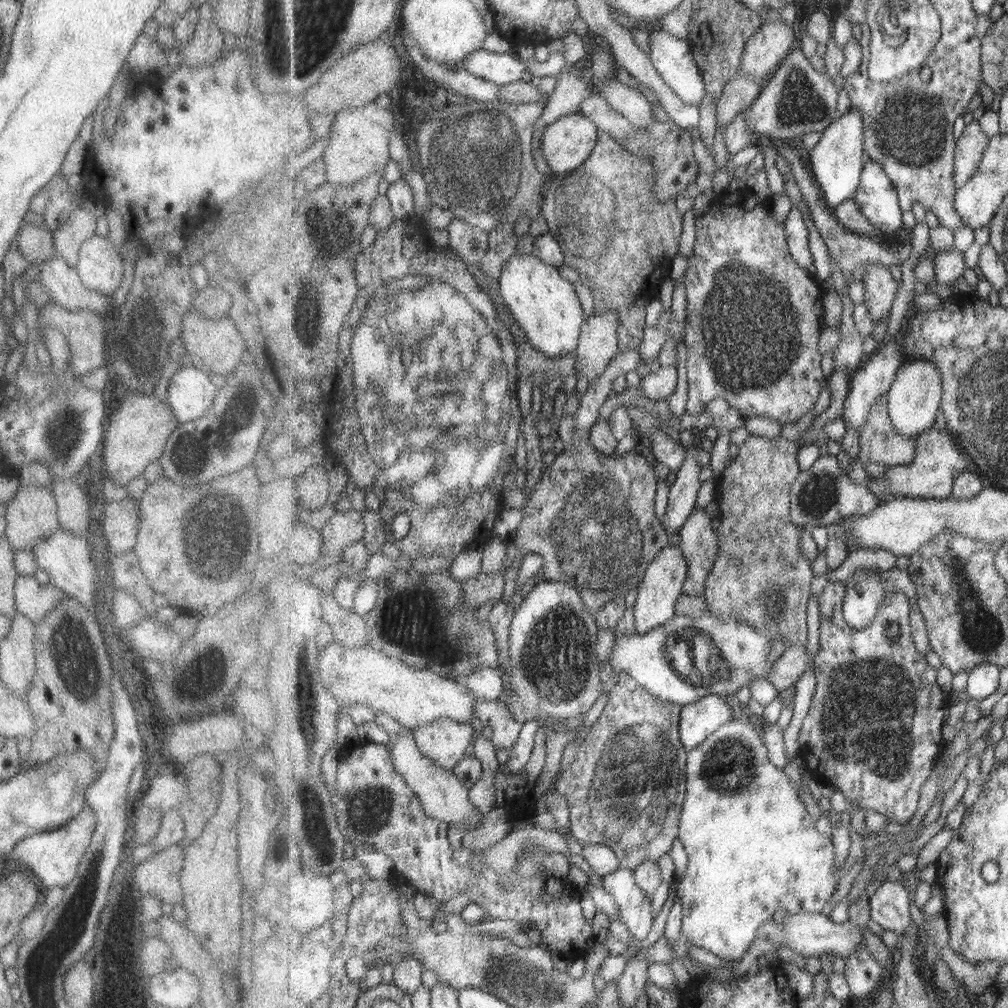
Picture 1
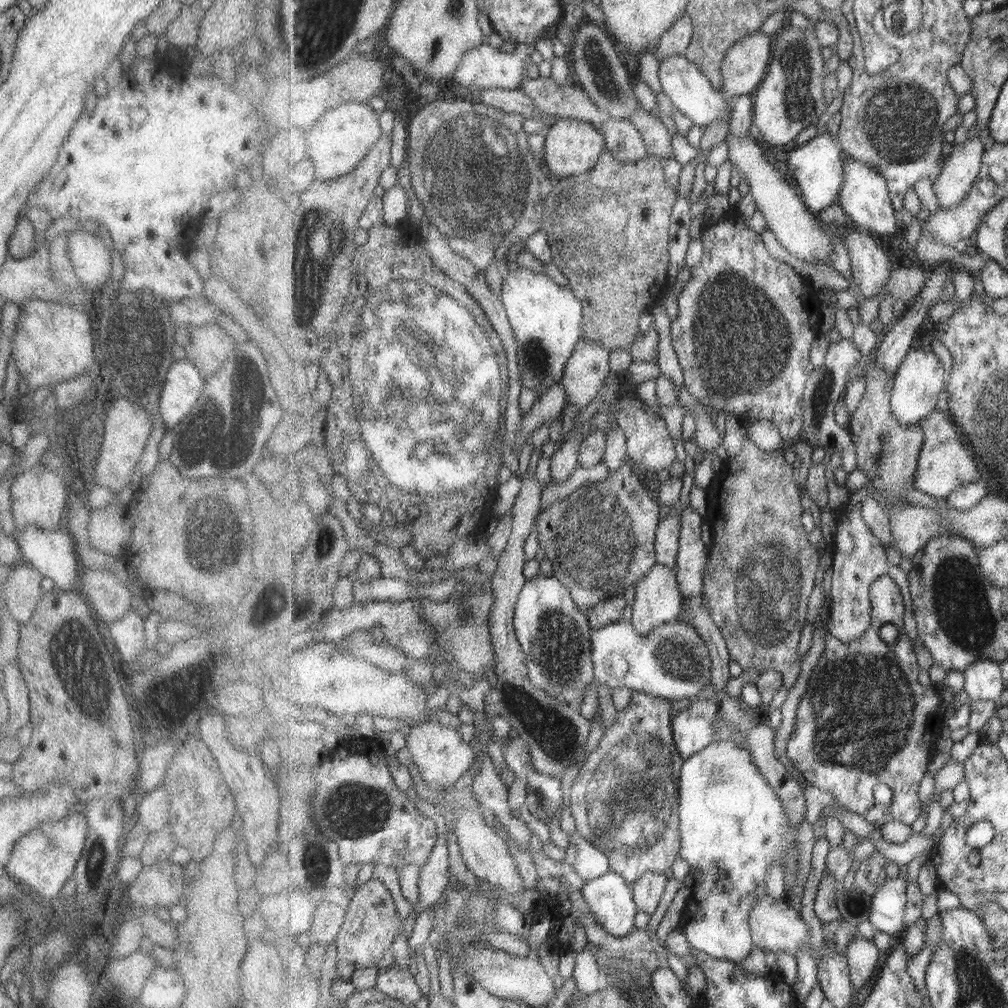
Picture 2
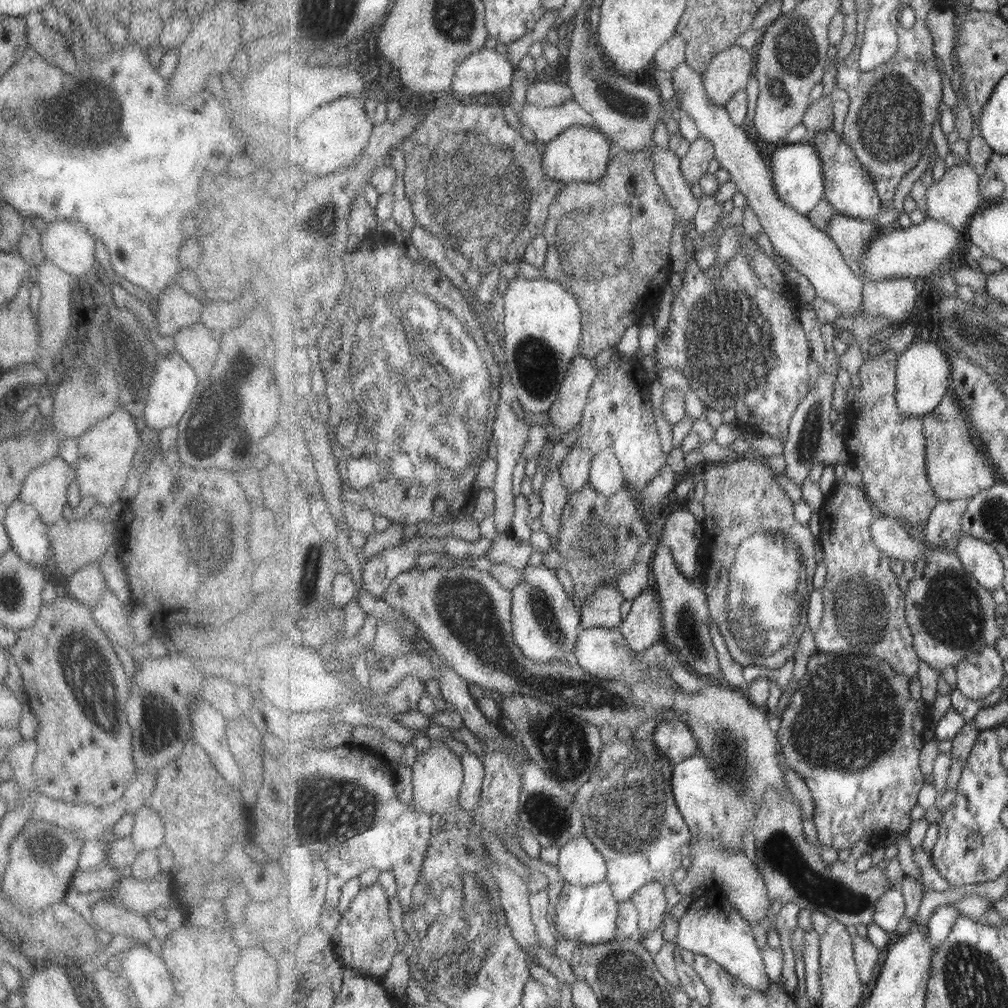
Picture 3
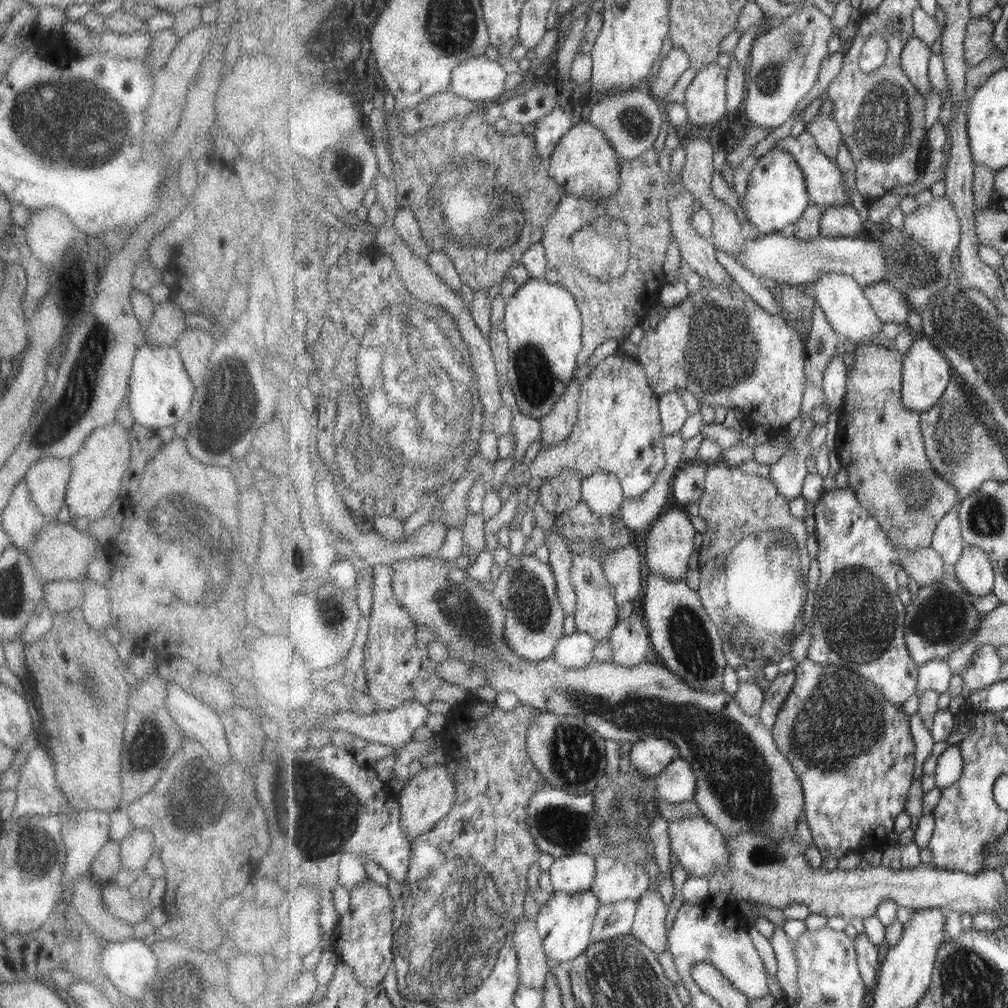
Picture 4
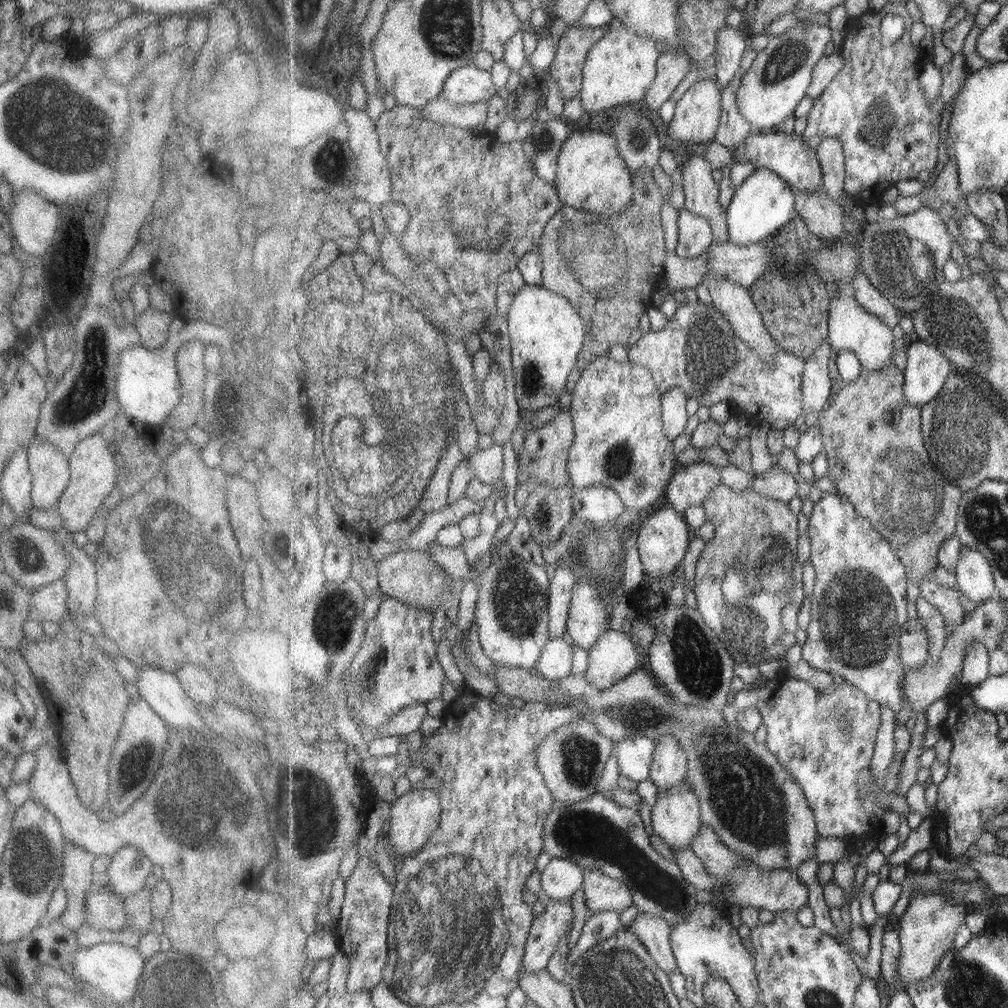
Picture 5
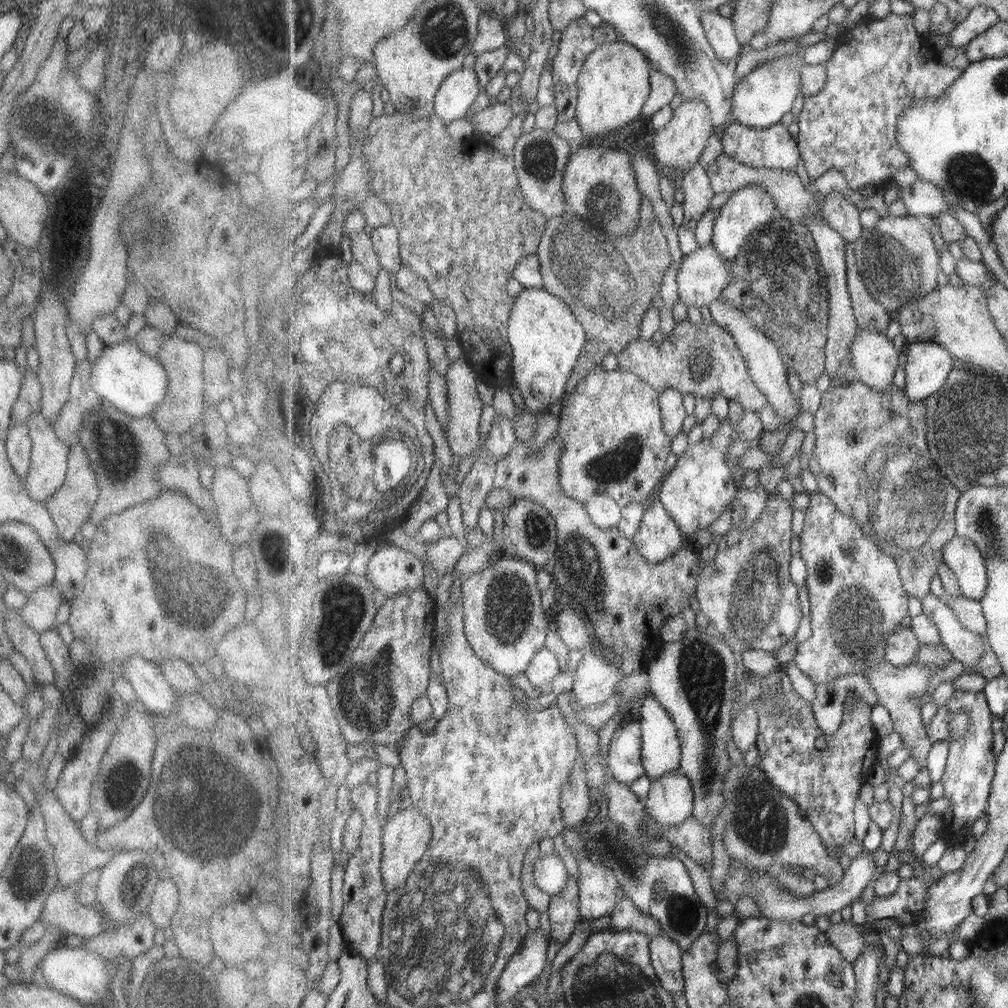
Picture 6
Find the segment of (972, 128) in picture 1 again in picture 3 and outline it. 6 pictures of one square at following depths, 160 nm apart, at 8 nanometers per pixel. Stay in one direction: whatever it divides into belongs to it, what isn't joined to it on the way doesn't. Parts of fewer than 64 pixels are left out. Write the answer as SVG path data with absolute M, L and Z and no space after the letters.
M962 158L957 159L954 166L946 171L941 180L928 188L929 217L927 218L945 221L955 231L961 231L964 234L974 215L985 206L983 196L979 192L980 183L979 172L975 171L975 167L971 167L970 160L965 162Z

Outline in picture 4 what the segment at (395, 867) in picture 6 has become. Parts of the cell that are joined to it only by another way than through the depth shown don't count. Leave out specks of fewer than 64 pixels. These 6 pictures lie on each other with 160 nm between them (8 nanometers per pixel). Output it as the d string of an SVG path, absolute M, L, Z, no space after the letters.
M433 764L427 769L422 768L412 779L408 779L399 793L399 806L401 806L402 826L412 841L433 830L435 825L451 812L458 797L457 790L455 774L449 776L446 764Z

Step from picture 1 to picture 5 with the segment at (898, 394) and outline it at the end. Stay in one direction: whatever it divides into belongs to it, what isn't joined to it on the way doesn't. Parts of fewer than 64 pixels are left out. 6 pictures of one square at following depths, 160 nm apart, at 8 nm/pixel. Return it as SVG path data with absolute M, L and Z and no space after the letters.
M925 341L907 344L906 351L904 393L911 405L924 407L939 396L951 373L960 369L938 346Z

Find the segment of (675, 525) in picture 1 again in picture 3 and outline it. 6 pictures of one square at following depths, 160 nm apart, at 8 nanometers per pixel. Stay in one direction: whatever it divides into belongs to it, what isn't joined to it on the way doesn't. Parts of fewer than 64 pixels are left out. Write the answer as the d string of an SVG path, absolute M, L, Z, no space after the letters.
M662 543L656 548L651 566L656 589L662 598L663 626L666 628L663 641L671 643L679 650L683 661L693 669L691 673L702 679L719 676L721 668L719 668L717 648L713 644L711 628L707 622L711 616L705 584L699 578L687 578L687 575L679 570L671 549Z

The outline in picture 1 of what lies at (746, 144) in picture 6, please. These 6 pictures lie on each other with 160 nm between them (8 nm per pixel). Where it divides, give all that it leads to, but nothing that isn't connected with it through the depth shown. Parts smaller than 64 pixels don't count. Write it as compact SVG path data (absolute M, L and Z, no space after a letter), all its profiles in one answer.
M867 161L863 168L862 181L855 194L861 213L882 233L904 228L902 204L898 188L881 164Z

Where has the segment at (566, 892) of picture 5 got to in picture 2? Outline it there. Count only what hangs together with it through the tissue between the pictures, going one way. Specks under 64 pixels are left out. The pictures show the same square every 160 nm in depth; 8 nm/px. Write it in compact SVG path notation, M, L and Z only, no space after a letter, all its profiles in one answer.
M577 830L565 849L565 861L585 882L601 878L610 870L609 858Z

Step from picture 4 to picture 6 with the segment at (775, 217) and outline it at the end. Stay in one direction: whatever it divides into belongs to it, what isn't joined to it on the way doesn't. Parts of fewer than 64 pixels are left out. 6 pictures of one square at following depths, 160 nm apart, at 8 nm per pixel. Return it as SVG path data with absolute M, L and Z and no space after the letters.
M753 185L736 191L729 202L716 212L712 244L725 260L735 261L752 234L767 226L767 222L773 222L777 216L780 216L779 206L765 187Z

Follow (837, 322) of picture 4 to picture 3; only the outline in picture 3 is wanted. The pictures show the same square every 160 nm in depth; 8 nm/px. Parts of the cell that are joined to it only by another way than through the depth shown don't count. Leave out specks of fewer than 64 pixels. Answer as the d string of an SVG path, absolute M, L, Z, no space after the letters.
M685 62L673 70L672 74L673 89L680 94L682 100L681 109L695 119L702 136L714 144L716 160L731 174L731 181L737 184L738 190L748 199L748 206L756 213L775 252L786 258L800 274L805 275L816 290L816 295L833 303L843 317L852 316L854 310L864 310L863 287L867 279L854 271L838 243L826 231L819 230L808 215L799 214L791 205L779 199L773 168L769 167L765 158L761 158L755 138L734 122L725 106L720 106L707 96L702 73Z

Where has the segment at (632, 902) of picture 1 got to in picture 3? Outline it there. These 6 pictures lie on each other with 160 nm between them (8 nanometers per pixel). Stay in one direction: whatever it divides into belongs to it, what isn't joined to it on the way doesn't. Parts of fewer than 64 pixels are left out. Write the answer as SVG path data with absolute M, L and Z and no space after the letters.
M608 880L594 885L577 886L566 883L554 908L557 916L550 925L556 932L562 932L566 938L583 945L606 943L620 936L617 929L620 904L621 902L615 898L613 886Z

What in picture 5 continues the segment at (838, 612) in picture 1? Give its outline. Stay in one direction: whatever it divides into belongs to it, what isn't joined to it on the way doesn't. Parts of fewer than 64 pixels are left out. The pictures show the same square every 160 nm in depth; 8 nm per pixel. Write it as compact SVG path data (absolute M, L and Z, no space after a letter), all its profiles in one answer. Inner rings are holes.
M785 678L777 682L769 682L761 688L739 691L734 698L734 707L738 713L747 709L757 709L762 713L762 723L766 726L766 746L773 754L777 755L779 762L787 767L787 771L797 779L797 783L803 787L806 800L814 810L818 822L819 834L825 838L838 838L843 840L857 840L857 838L871 837L873 832L882 831L884 824L882 816L890 811L889 808L879 805L873 795L879 790L882 794L897 794L901 774L903 774L902 759L894 759L887 766L887 777L880 785L874 784L875 772L873 766L878 730L883 724L883 706L874 699L869 699L865 692L859 690L847 680L839 678L837 685L829 687L829 690L818 692L813 690L803 680ZM867 787L867 798L859 805L859 792L865 792Z

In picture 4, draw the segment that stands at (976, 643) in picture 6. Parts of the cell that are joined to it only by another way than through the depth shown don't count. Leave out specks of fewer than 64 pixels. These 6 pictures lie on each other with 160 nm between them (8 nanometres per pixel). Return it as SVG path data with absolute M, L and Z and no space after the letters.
M981 647L971 659L967 669L961 673L967 692L987 690L1001 680L1003 660L997 654L997 647Z

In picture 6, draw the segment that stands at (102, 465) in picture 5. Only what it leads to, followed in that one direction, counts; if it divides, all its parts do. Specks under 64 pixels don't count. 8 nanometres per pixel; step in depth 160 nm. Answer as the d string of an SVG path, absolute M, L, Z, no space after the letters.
M79 443L71 444L68 448L66 471L61 486L42 502L56 526L56 533L61 542L78 539L79 526L90 520L88 514L97 495L98 486L95 482L94 471L90 467L90 460L87 459L87 452L83 451Z

